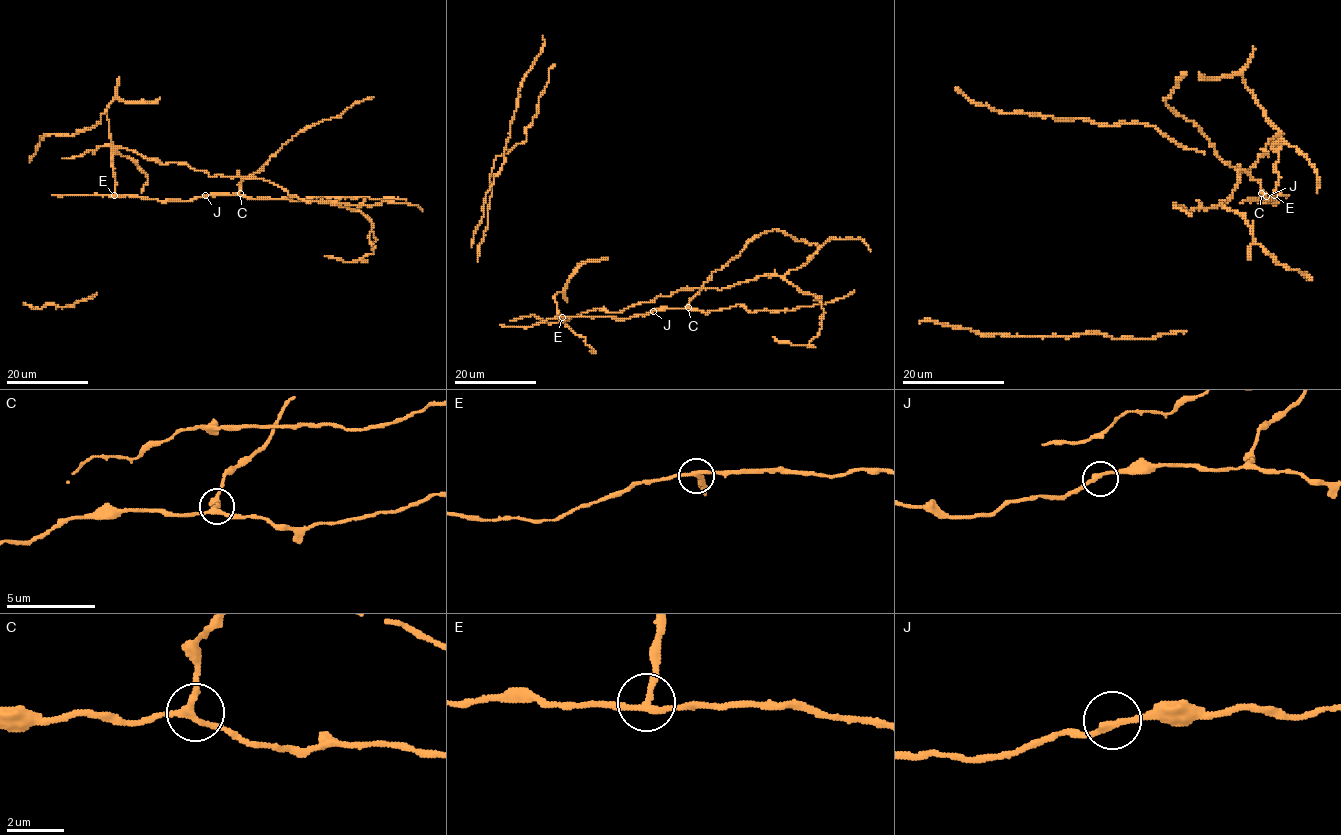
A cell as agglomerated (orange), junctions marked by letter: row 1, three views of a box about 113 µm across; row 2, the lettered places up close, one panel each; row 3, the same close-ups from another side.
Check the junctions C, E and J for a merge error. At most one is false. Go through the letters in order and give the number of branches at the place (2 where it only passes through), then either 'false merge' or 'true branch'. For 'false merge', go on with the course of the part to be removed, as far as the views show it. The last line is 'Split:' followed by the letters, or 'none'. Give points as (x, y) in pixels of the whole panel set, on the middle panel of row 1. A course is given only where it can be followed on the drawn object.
C: branches 3; true branch
E: branches 3; false merge; course (561, 317), (621, 312), (683, 288), (722, 289), (782, 276), (820, 300), (821, 328), (807, 345), (772, 336)
J: branches 2; true branch
Split: E

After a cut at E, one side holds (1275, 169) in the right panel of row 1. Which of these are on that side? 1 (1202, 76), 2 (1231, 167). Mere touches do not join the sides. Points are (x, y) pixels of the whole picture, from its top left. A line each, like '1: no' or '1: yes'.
1: yes
2: no

